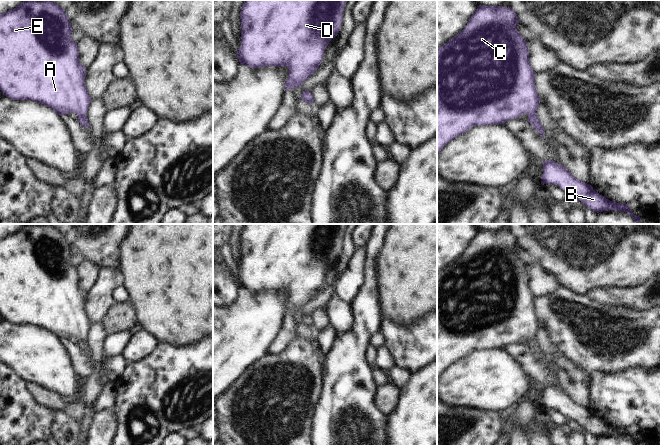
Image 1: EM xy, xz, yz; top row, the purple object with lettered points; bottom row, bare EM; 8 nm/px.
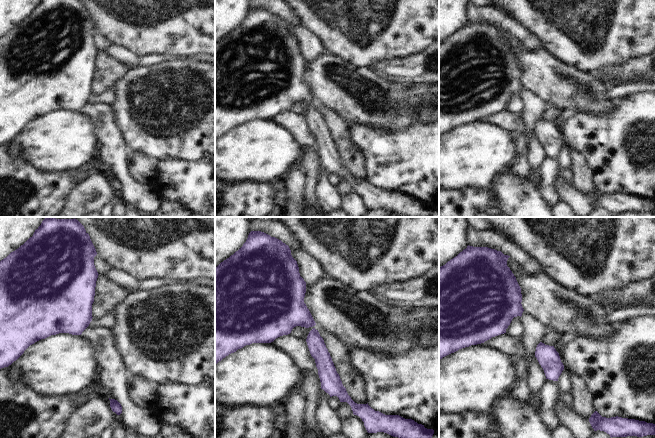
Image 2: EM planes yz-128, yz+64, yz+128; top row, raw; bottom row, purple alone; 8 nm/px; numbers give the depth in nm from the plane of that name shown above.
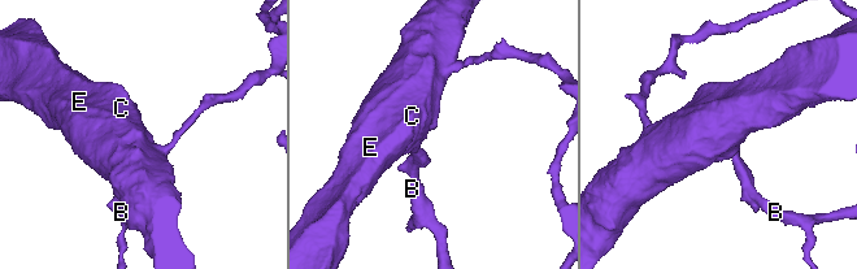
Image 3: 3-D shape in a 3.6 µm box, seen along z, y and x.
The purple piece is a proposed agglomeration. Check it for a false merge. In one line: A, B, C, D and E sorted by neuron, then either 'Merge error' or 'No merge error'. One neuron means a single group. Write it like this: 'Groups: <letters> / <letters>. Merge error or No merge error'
Groups: A B C D E. No merge error.

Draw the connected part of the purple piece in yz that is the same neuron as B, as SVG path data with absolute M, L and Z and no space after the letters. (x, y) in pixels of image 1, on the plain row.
M543 384L543 400L541 408L555 408L568 418L578 422L589 433L597 437L614 434L625 435L631 438L635 445L640 445L637 439L634 439L627 428L621 428L606 423L604 420L597 417L590 408L582 406L575 402L564 389L559 389L553 384Z

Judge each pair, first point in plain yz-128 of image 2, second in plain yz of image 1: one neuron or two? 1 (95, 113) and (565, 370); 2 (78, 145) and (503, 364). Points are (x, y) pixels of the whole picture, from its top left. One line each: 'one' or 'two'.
1: two
2: one

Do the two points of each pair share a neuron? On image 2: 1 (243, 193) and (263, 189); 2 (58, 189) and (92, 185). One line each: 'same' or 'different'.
1: same
2: different

